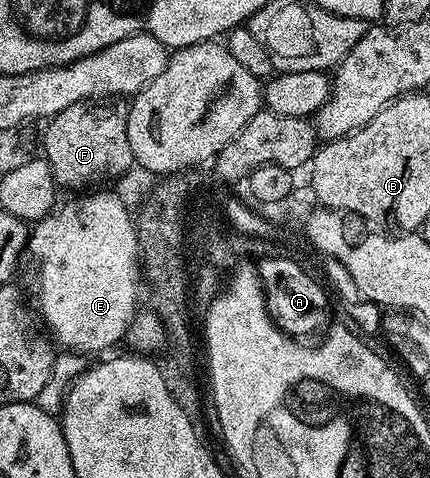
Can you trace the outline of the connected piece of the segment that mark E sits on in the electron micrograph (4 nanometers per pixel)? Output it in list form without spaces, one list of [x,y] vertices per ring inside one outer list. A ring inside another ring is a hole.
[[[86,191],[86,192],[83,192],[83,193],[82,193],[82,194],[81,194],[81,195],[78,195],[78,196],[75,196],[75,197],[78,197],[78,198],[76,198],[76,199],[75,199],[75,201],[66,201],[66,202],[64,202],[64,203],[63,203],[63,205],[62,205],[62,202],[61,202],[61,204],[59,204],[59,205],[58,205],[58,206],[57,206],[57,207],[55,207],[55,208],[53,208],[53,209],[51,209],[51,210],[50,210],[50,212],[49,212],[49,213],[47,213],[47,214],[46,214],[46,216],[45,216],[45,217],[43,217],[43,218],[42,218],[42,220],[41,220],[41,221],[39,221],[39,222],[37,222],[37,224],[35,224],[35,225],[34,225],[34,226],[33,226],[33,229],[32,229],[32,232],[31,232],[31,233],[30,233],[30,234],[29,234],[29,237],[28,237],[28,257],[31,257],[31,259],[32,259],[32,260],[34,260],[34,261],[35,261],[35,263],[36,263],[36,264],[38,264],[38,309],[39,309],[39,311],[40,311],[40,312],[42,312],[42,317],[43,317],[43,318],[42,318],[42,317],[41,317],[41,320],[42,320],[42,321],[43,321],[43,322],[44,322],[44,325],[45,325],[45,321],[44,321],[44,320],[46,320],[46,325],[47,325],[47,326],[46,326],[46,325],[45,325],[45,328],[46,328],[46,329],[47,329],[47,330],[48,330],[48,333],[49,333],[49,336],[50,336],[50,337],[51,337],[51,338],[53,338],[53,340],[54,340],[54,341],[55,341],[55,342],[57,342],[57,344],[58,344],[58,345],[59,345],[59,346],[61,346],[61,345],[60,345],[60,344],[62,344],[62,346],[61,346],[61,348],[62,348],[62,349],[63,349],[63,350],[66,350],[66,351],[69,351],[69,352],[71,352],[71,353],[77,353],[77,354],[79,354],[79,355],[87,355],[87,354],[86,354],[86,353],[102,353],[102,352],[103,352],[103,353],[102,353],[102,354],[105,354],[105,353],[106,353],[106,352],[107,352],[107,351],[110,351],[110,350],[106,350],[106,351],[105,351],[105,349],[110,349],[110,348],[112,348],[112,347],[113,347],[113,345],[114,345],[114,344],[116,344],[116,343],[117,343],[117,341],[119,341],[119,342],[121,342],[121,341],[122,341],[122,340],[123,340],[123,338],[125,338],[125,336],[126,336],[126,329],[127,329],[127,328],[128,328],[128,327],[129,327],[129,326],[130,326],[130,320],[132,320],[132,319],[133,319],[133,318],[134,318],[134,315],[135,315],[135,313],[137,313],[137,312],[139,312],[139,309],[140,309],[140,305],[138,305],[138,281],[139,281],[139,285],[140,285],[140,248],[139,248],[139,230],[138,230],[138,229],[137,229],[137,228],[136,228],[136,225],[135,225],[135,222],[134,222],[134,221],[133,221],[133,218],[132,218],[132,213],[131,213],[131,210],[130,210],[130,209],[129,209],[129,208],[127,208],[127,207],[126,207],[126,205],[125,205],[125,204],[124,204],[124,202],[122,202],[122,201],[121,201],[121,200],[120,200],[120,199],[119,199],[119,198],[118,198],[118,196],[117,196],[117,194],[116,194],[116,193],[115,193],[115,192],[114,192],[114,191],[108,191],[108,193],[98,193],[98,192],[102,192],[102,191]]]

